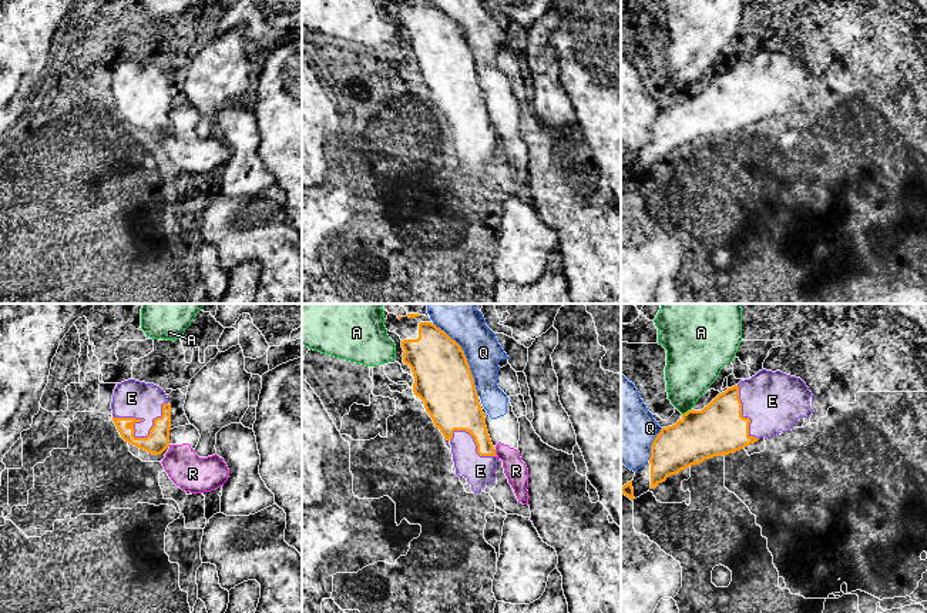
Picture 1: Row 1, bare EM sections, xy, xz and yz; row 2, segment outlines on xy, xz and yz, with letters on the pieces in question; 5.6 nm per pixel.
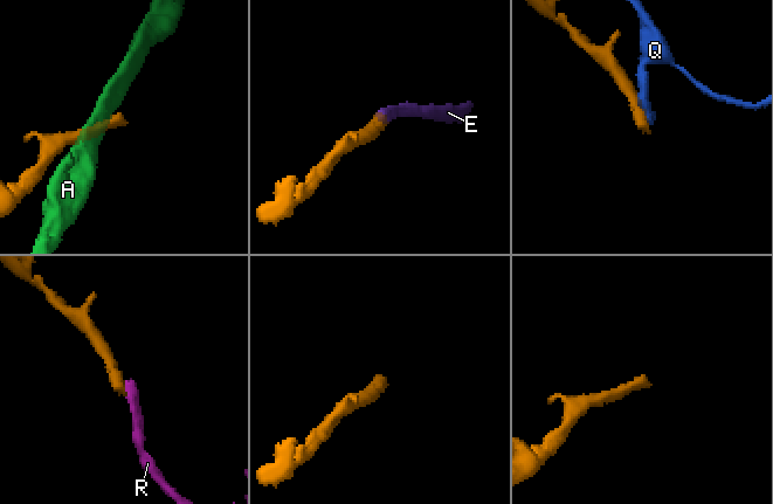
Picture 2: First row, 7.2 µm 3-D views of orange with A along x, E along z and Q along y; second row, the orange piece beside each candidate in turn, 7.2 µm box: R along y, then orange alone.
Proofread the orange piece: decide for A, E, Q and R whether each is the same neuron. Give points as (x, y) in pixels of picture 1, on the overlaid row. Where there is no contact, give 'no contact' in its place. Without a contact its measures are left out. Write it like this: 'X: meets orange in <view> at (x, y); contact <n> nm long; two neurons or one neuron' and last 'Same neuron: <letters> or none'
A: meets orange in yz at (687, 412); contact 60 nm long; two neurons
E: meets orange in xy at (138, 438); contact 320 nm long; one neuron
Q: meets orange in xz at (466, 358); contact 480 nm long; two neurons
R: meets orange in xz at (494, 452); contact 40 nm long; two neurons
Same neuron: E

